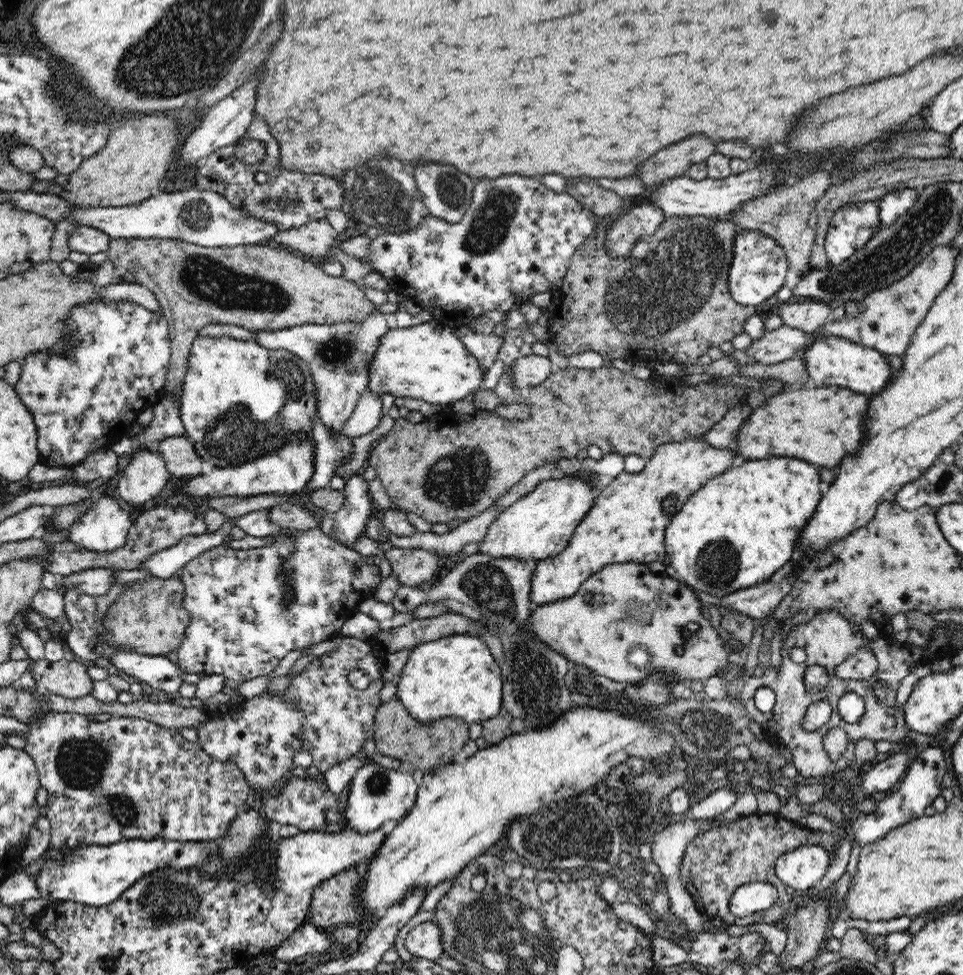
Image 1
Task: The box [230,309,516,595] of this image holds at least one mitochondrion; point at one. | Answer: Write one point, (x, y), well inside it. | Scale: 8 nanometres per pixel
(456, 481)

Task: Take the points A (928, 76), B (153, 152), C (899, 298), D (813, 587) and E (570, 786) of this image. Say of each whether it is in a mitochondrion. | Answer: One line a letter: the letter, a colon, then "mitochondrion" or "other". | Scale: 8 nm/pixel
A: other
B: other
C: mitochondrion
D: other
E: mitochondrion

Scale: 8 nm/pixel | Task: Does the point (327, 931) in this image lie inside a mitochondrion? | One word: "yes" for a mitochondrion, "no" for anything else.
no

